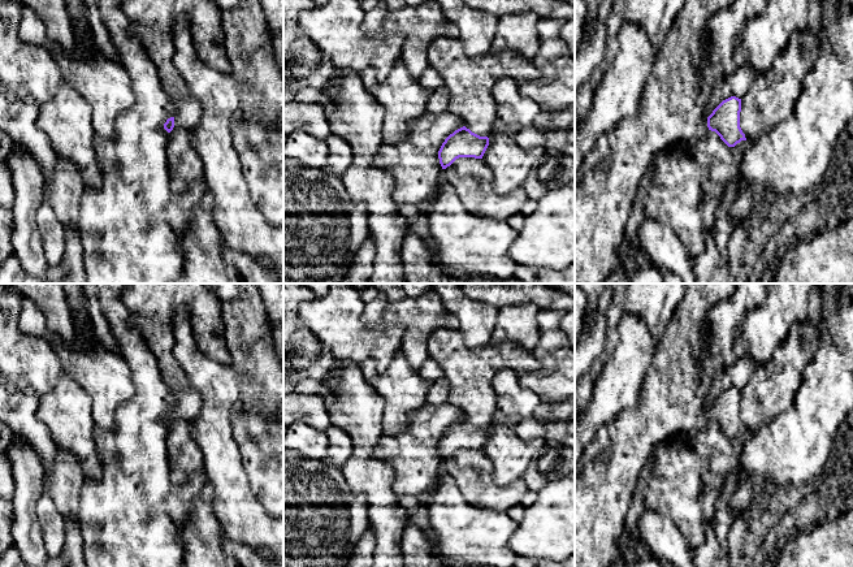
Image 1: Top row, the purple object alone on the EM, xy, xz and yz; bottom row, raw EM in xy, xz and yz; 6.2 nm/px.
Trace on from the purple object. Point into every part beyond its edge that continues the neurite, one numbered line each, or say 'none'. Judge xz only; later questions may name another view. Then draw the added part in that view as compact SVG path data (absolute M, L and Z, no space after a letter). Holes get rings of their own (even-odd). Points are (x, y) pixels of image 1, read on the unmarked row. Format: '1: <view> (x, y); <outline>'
1: xz (470, 372); M459 328L434 330L428 351L450 384L447 403L458 407L467 420L480 428L490 425L495 411L495 375L502 369L520 375L540 368L532 351L510 341L469 349Z

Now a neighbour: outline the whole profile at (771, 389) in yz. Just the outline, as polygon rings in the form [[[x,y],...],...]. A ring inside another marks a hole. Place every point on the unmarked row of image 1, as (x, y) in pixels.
[[[807,319],[792,324],[772,358],[741,389],[740,419],[749,437],[792,406],[819,339],[819,326]]]

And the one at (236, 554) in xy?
[[[226,536],[222,540],[222,550],[228,567],[273,567],[273,563],[260,557],[252,547],[231,541]]]

